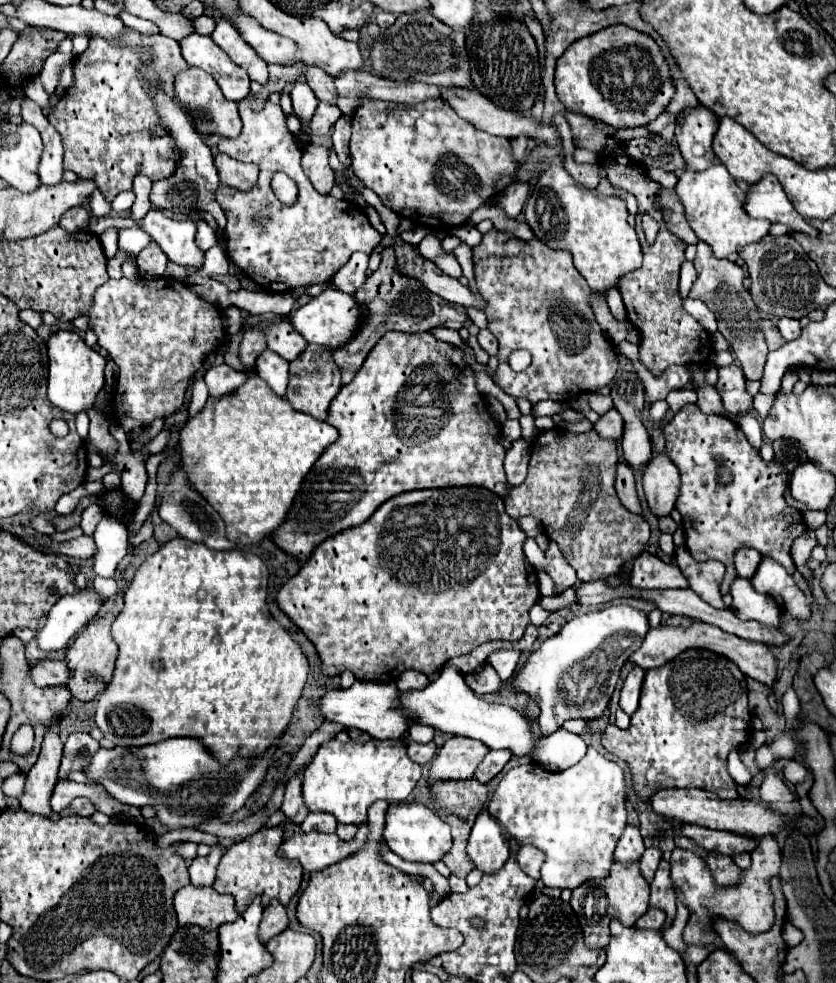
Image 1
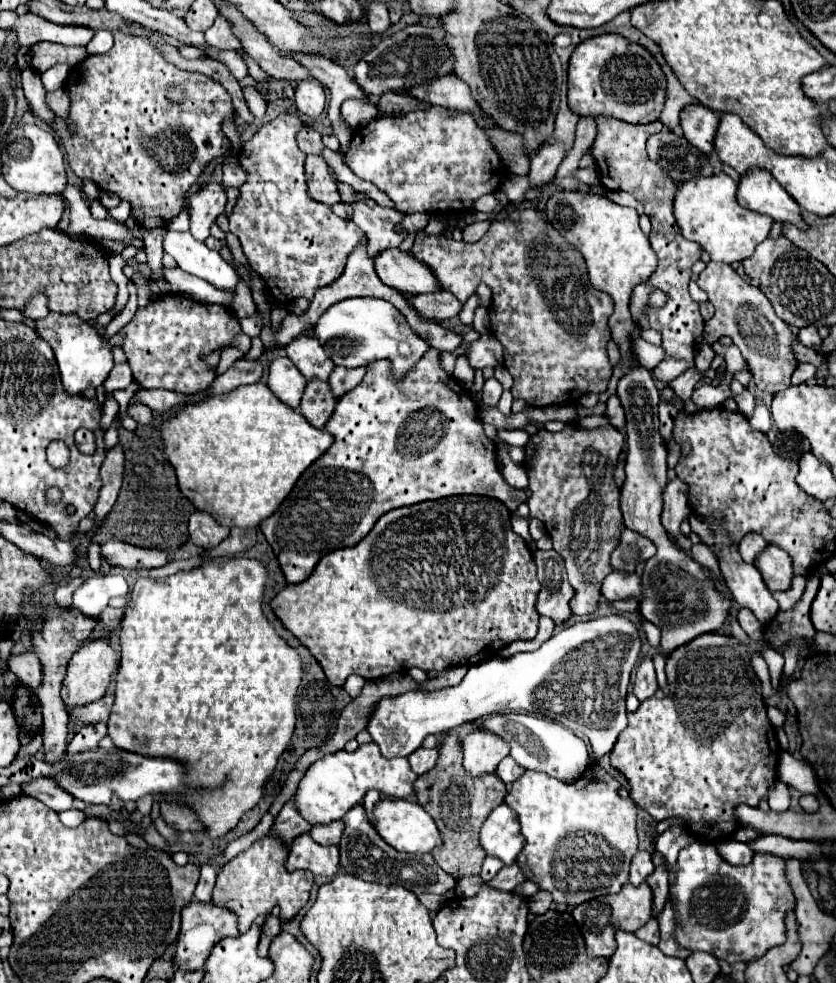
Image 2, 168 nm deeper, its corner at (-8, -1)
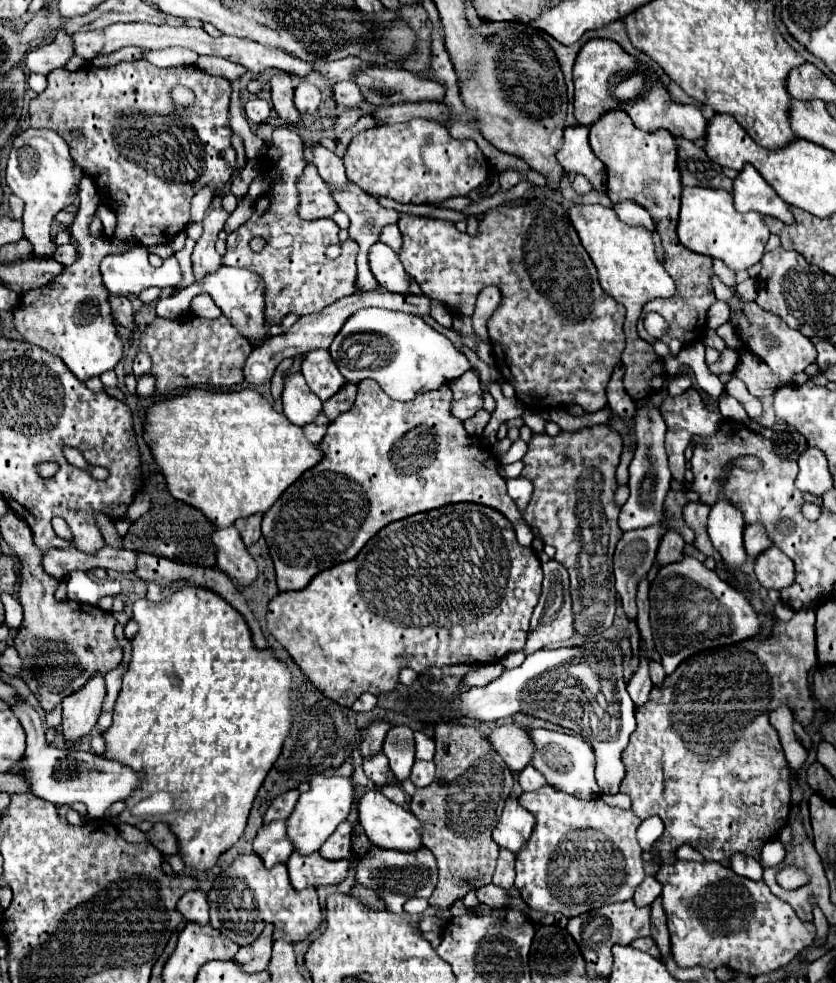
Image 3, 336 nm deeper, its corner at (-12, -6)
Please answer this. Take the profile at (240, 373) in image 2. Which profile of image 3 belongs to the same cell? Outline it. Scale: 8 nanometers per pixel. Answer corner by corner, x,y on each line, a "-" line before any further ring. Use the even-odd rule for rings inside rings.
370,290
370,292
352,294
348,298
340,298
332,306
326,306
322,312
302,316
286,334
282,334
282,336
270,336
266,344
262,344
256,350
252,350
252,354
248,356
246,366
244,366
246,380
250,384
264,384
266,380
272,378
276,366
284,358
294,358
294,356
306,354
310,350
316,350
316,348
328,348
332,344
334,336
344,326
346,318
350,318
356,310
370,308
370,306
378,306
378,308
386,308
386,310
398,310
398,312
408,312
408,314
416,314
416,316
430,314
430,298
426,298
424,294
414,296
414,294
394,294
394,292
388,292
388,290

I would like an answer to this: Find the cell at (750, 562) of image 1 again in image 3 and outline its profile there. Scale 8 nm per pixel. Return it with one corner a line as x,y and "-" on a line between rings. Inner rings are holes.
754,522
744,528
744,546
750,556
758,556
760,552
764,552
766,548
772,546
772,540
768,538
768,534
760,522

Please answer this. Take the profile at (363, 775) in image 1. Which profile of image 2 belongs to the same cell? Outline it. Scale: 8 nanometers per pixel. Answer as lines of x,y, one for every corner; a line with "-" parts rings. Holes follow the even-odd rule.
372,741
360,745
354,753
336,751
318,759
300,781
296,793
296,807
306,821
312,823
330,823
342,819
354,805
362,803
364,795
370,789
378,789
382,795
392,799
408,799
414,793
414,781
418,775
412,771
406,757
388,759
380,753
380,747

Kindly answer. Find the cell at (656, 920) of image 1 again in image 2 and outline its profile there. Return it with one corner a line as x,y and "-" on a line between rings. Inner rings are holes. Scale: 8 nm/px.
652,917
642,929
638,929
636,931
636,937
640,937
642,941
648,941
648,943
652,943
652,945
656,945
658,943
658,939
660,939
660,929
658,929
658,921

